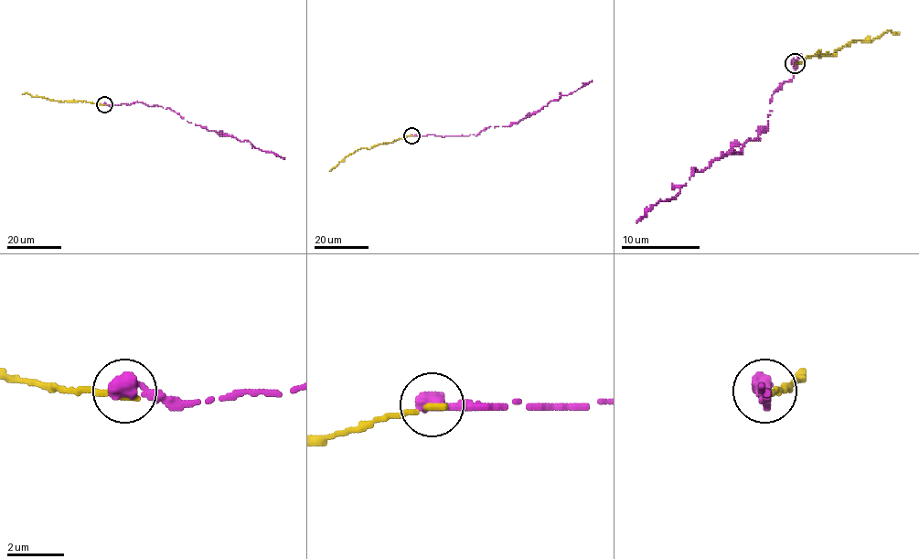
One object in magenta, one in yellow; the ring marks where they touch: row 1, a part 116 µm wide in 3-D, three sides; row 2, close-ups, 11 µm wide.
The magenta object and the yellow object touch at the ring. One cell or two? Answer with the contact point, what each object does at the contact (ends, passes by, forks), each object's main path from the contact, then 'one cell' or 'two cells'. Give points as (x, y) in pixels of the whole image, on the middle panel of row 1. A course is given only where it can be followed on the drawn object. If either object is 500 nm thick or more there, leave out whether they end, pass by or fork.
place (411, 135); course magenta (411, 135), (476, 135), (489, 126), (509, 126), (592, 80); course yellow (411, 135), (379, 144), (368, 149), (360, 148), (329, 171); one cell

